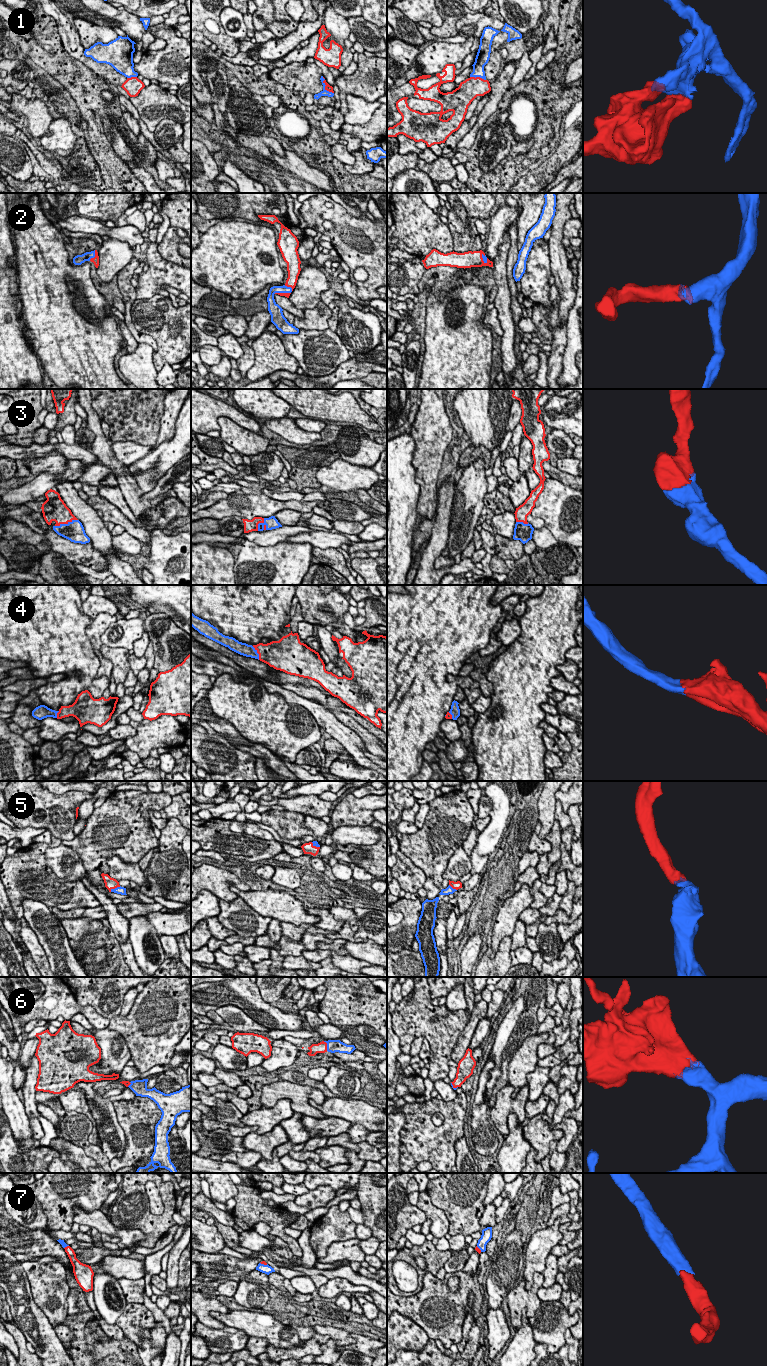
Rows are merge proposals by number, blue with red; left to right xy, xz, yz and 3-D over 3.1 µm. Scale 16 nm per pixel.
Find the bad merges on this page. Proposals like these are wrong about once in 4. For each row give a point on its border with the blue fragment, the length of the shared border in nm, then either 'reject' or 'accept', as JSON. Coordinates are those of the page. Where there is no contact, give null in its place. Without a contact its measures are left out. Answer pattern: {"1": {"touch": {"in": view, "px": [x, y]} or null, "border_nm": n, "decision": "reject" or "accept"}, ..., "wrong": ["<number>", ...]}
{"1": {"touch": {"in": "xz", "px": [324, 87]}, "border_nm": 320, "decision": "reject"}, "2": {"touch": {"in": "xy", "px": [94, 256]}, "border_nm": 200, "decision": "accept"}, "3": {"touch": {"in": "xz", "px": [259, 523]}, "border_nm": 240, "decision": "accept"}, "4": {"touch": {"in": "xz", "px": [257, 653]}, "border_nm": 260, "decision": "accept"}, "5": {"touch": {"in": "xy", "px": [115, 888]}, "border_nm": 190, "decision": "accept"}, "6": {"touch": {"in": "xz", "px": [327, 1045]}, "border_nm": 170, "decision": "accept"}, "7": {"touch": {"in": "xz", "px": [263, 1264]}, "border_nm": 130, "decision": "accept"}, "wrong": ["1"]}

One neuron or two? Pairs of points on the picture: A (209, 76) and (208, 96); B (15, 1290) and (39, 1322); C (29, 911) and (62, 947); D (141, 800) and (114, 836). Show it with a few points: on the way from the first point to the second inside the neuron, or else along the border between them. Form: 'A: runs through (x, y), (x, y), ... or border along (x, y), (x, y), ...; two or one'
A: runs through (209, 81), (209, 91); one
B: runs through (21, 1298), (31, 1308), (33, 1314); one
C: runs through (38, 918), (48, 928), (53, 938); one
D: runs through (132, 809), (123, 818), (122, 824), (119, 827); one

